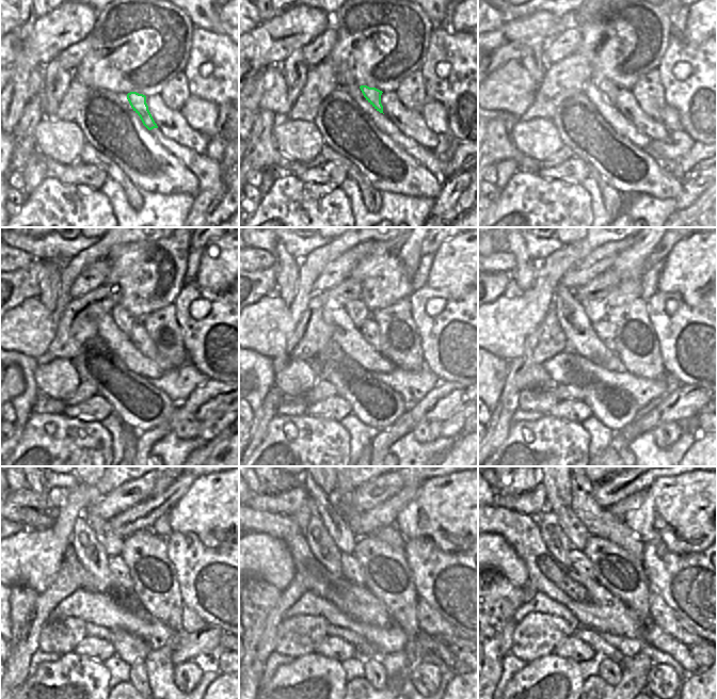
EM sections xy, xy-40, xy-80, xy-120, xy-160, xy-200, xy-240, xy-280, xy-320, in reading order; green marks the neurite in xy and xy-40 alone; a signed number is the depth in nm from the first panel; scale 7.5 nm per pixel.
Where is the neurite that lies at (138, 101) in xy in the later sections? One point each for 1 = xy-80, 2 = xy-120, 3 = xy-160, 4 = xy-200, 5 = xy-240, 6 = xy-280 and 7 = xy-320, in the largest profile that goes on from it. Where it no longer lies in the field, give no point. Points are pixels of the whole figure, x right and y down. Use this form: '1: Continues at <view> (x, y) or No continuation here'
1: Continues at xy-80 (609, 90)
2: Continues at xy-120 (124, 320)
3: Continues at xy-160 (357, 311)
4: Continues at xy-200 (595, 310)
5: Continues at xy-240 (113, 544)
6: Continues at xy-280 (344, 538)
7: Continues at xy-320 (575, 530).

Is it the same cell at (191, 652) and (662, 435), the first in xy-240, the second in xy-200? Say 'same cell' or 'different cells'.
different cells

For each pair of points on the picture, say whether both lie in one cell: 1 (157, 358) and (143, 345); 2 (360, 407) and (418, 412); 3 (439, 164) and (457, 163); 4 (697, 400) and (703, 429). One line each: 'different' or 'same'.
1: same
2: different
3: different
4: different

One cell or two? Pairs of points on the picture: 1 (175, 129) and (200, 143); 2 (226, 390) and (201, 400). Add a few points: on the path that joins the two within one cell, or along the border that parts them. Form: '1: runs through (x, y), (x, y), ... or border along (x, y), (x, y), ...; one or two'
1: runs through (181, 132), (193, 140); one
2: runs through (220, 392), (207, 398); one

